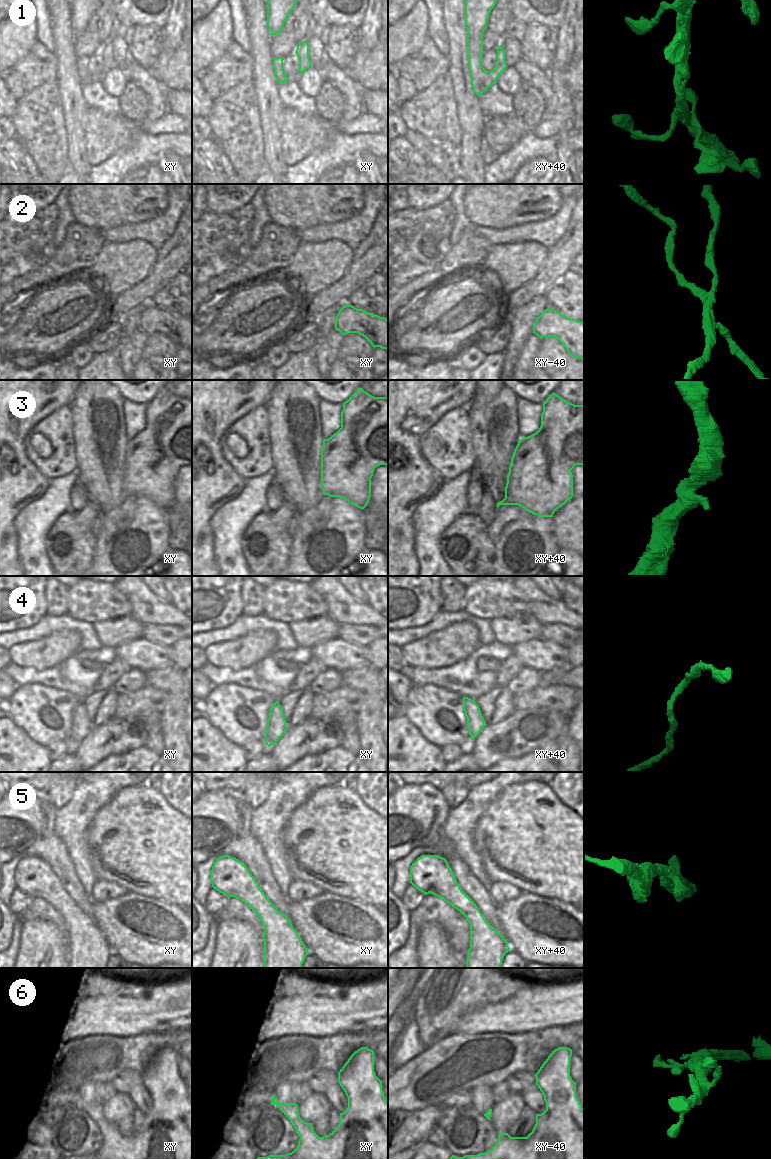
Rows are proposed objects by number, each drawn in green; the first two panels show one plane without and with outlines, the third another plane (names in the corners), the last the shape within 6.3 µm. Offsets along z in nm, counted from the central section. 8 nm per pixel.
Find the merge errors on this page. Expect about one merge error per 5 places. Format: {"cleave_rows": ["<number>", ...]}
{"cleave_rows": ["2"]}

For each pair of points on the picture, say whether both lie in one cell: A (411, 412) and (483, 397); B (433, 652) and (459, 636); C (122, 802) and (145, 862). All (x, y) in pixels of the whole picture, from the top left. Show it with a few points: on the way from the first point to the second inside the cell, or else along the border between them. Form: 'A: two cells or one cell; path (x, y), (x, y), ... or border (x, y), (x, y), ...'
A: two cells; border (475, 390), (472, 400), (466, 406)
B: one cell; path (439, 649), (453, 642)
C: one cell; path (135, 815), (137, 818), (137, 839), (144, 846)

